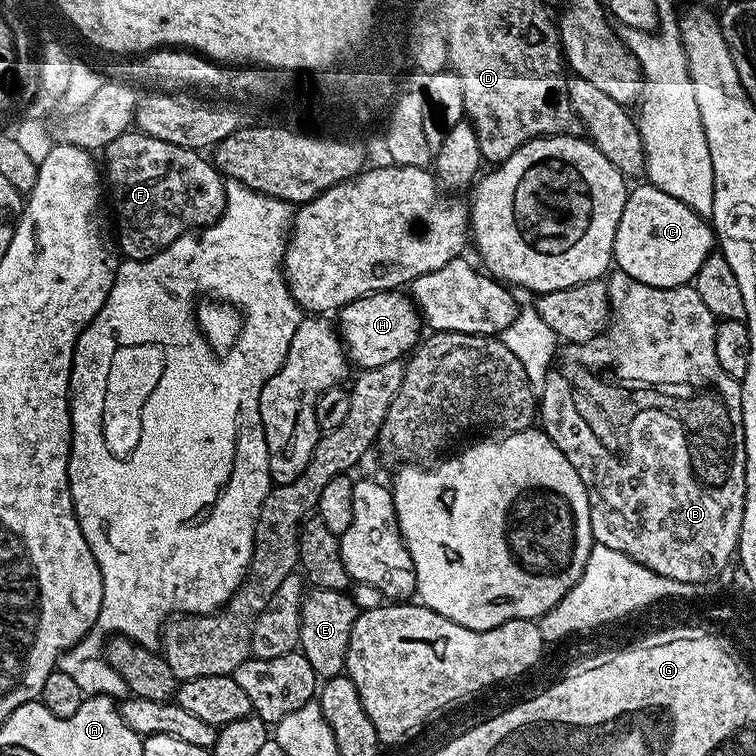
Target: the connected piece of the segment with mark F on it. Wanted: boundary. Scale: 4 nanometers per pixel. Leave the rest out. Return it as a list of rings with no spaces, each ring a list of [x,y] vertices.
[[[139,130],[122,133],[103,149],[106,184],[112,187],[116,220],[120,223],[118,248],[127,259],[150,258],[178,237],[207,228],[224,212],[225,177],[217,172],[215,164],[200,156],[195,148],[174,146],[174,142],[150,138]]]

